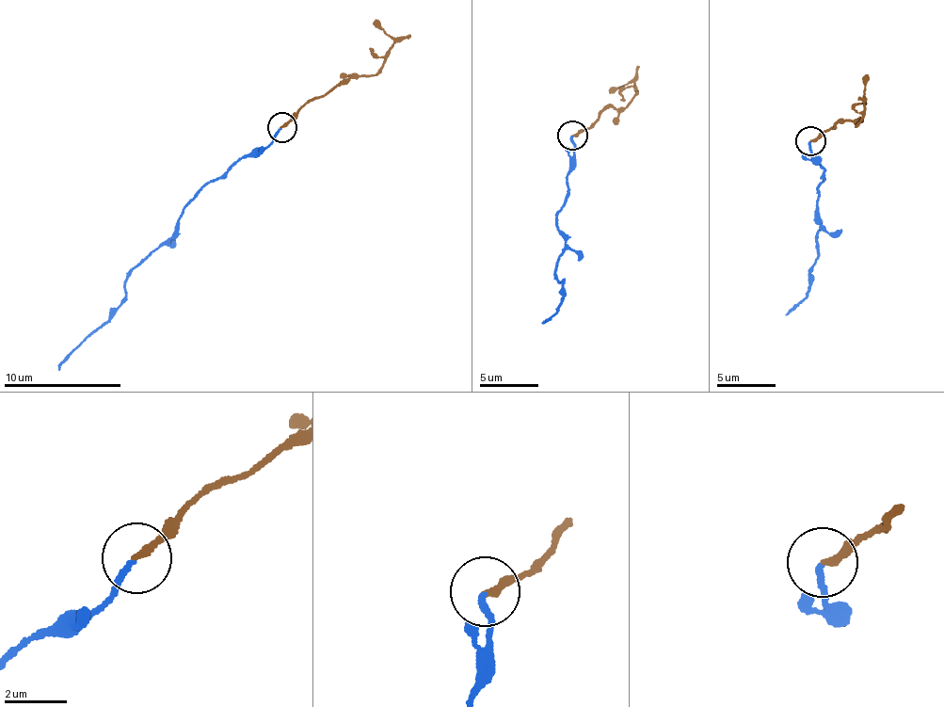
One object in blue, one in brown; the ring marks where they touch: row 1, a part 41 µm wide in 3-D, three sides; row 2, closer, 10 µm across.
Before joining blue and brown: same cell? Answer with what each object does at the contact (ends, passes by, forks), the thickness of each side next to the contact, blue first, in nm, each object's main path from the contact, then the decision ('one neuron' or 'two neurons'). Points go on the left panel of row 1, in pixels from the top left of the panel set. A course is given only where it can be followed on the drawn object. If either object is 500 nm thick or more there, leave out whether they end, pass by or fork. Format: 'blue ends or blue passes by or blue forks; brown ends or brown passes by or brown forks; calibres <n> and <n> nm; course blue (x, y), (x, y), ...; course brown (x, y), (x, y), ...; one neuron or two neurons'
blue ends; brown ends; calibres 180 and 240 nm; course blue (281, 128), (273, 142), (229, 167), (185, 204), (177, 233), (126, 279), (118, 310), (85, 336), (59, 370); course brown (281, 128), (307, 103), (314, 102), (352, 76), (376, 73), (394, 37), (374, 19); one neuron

